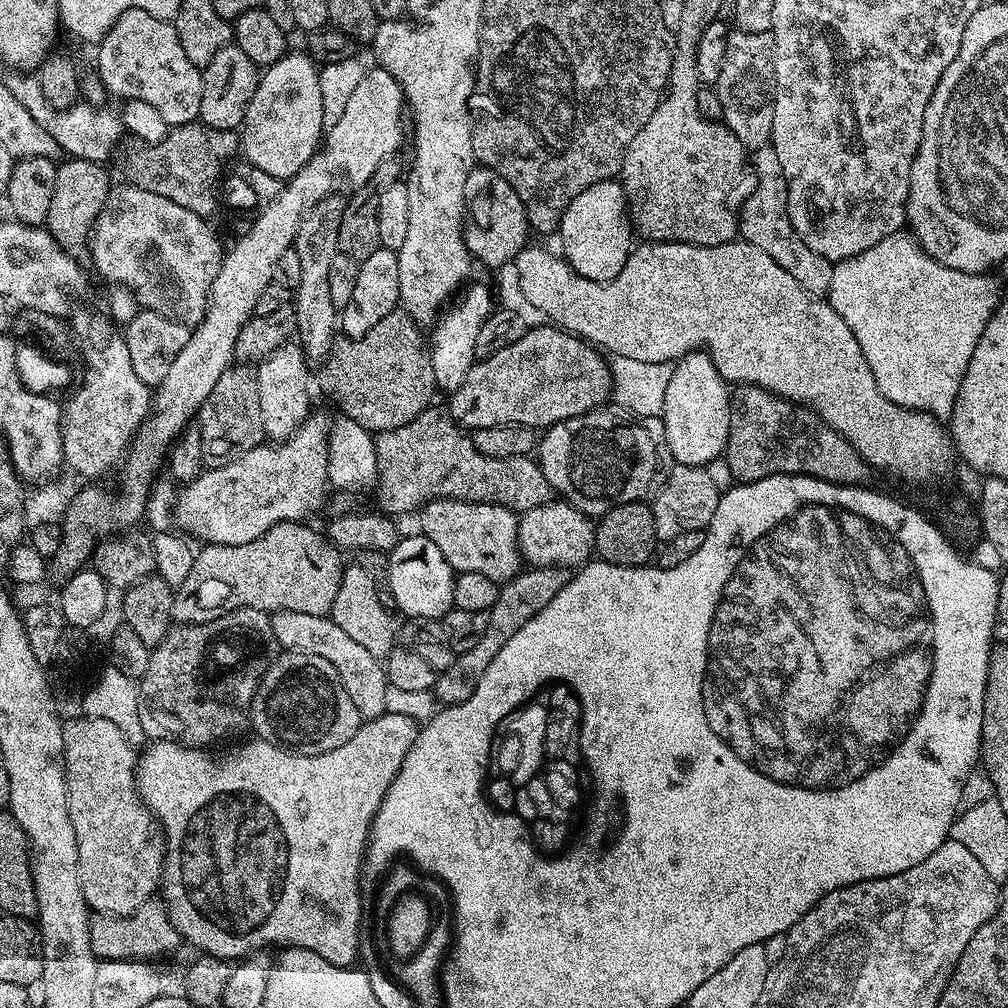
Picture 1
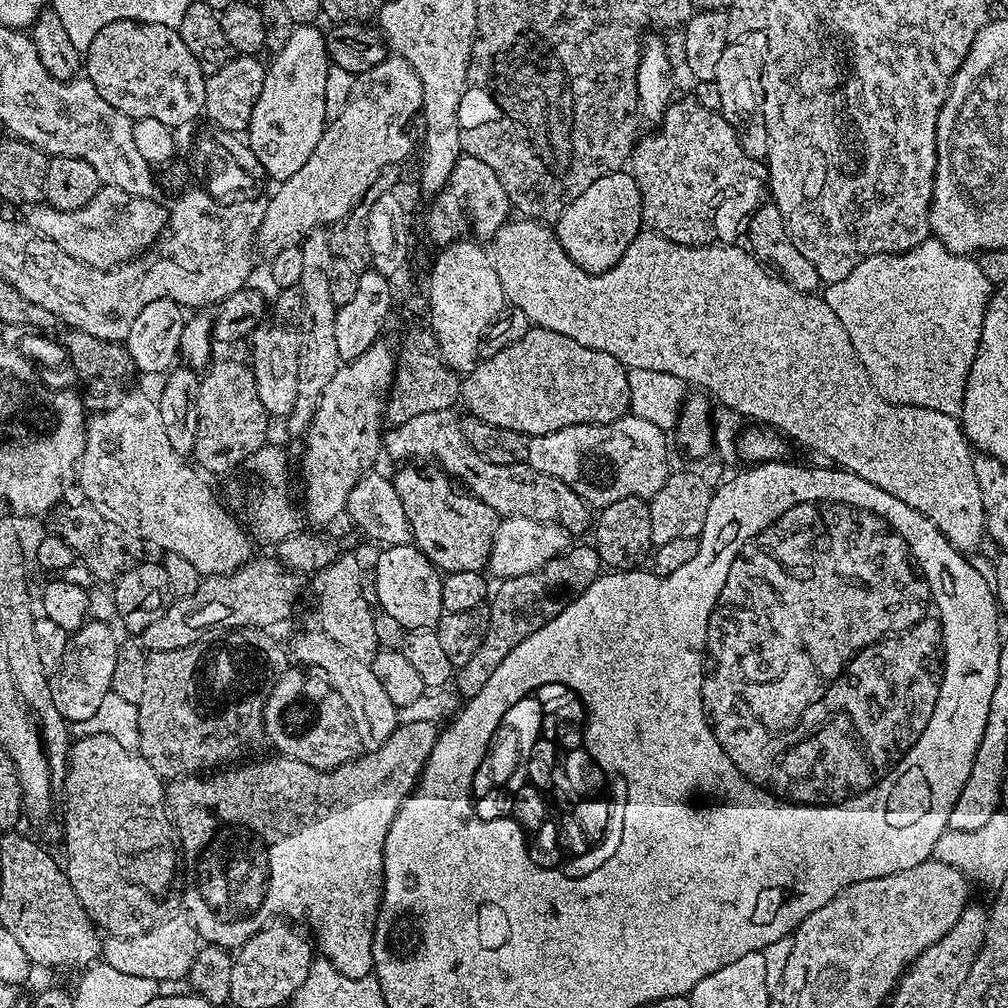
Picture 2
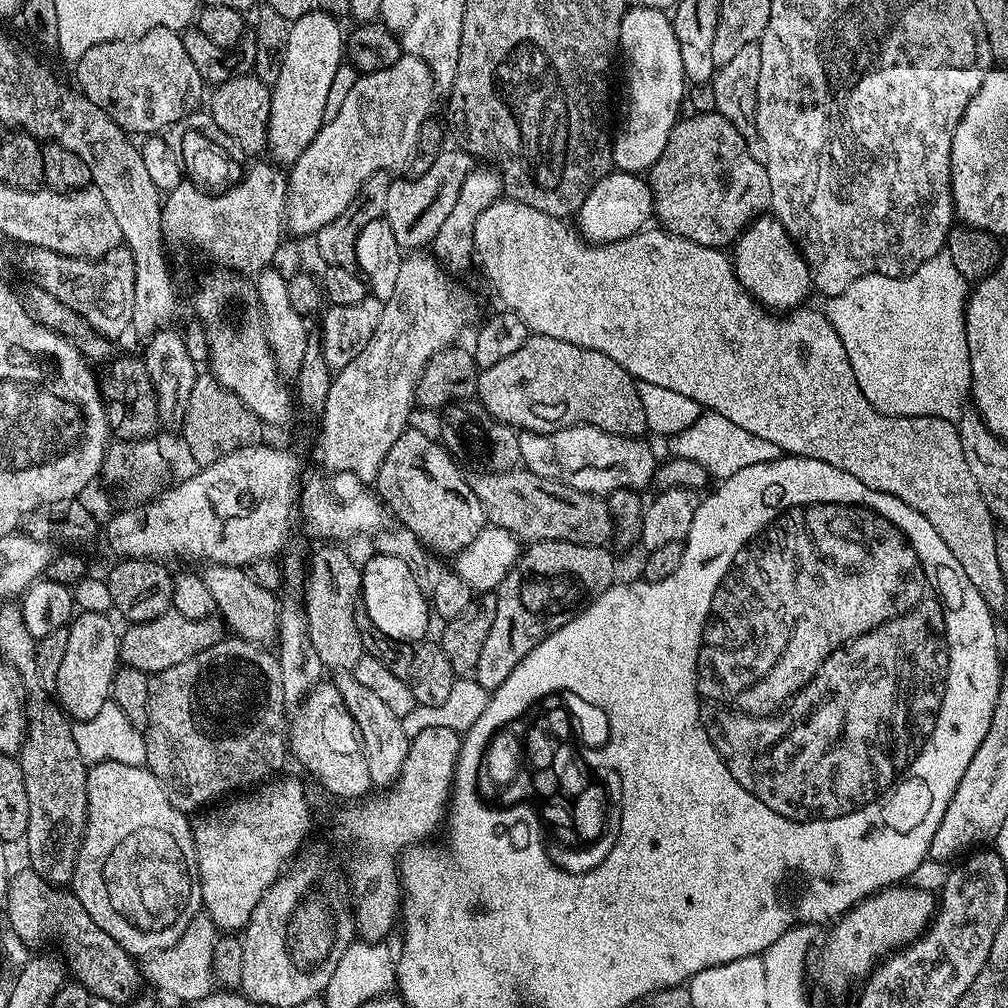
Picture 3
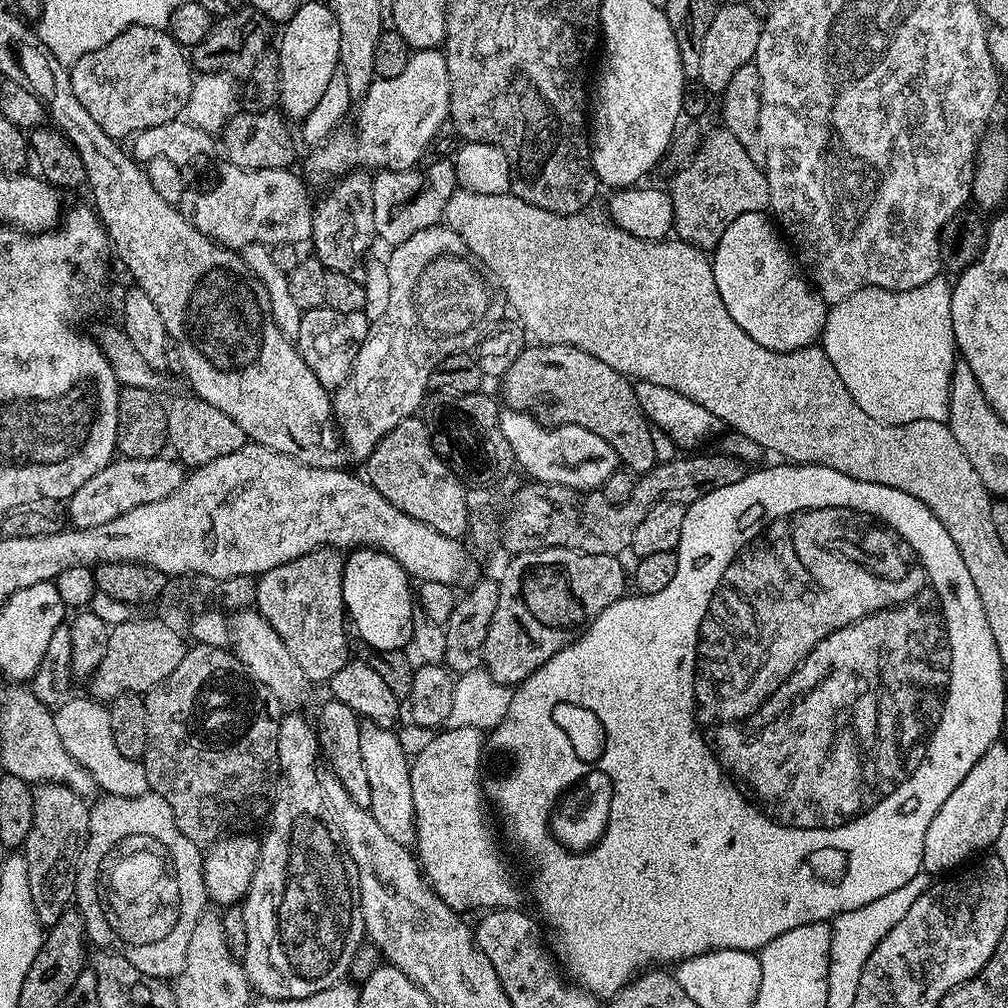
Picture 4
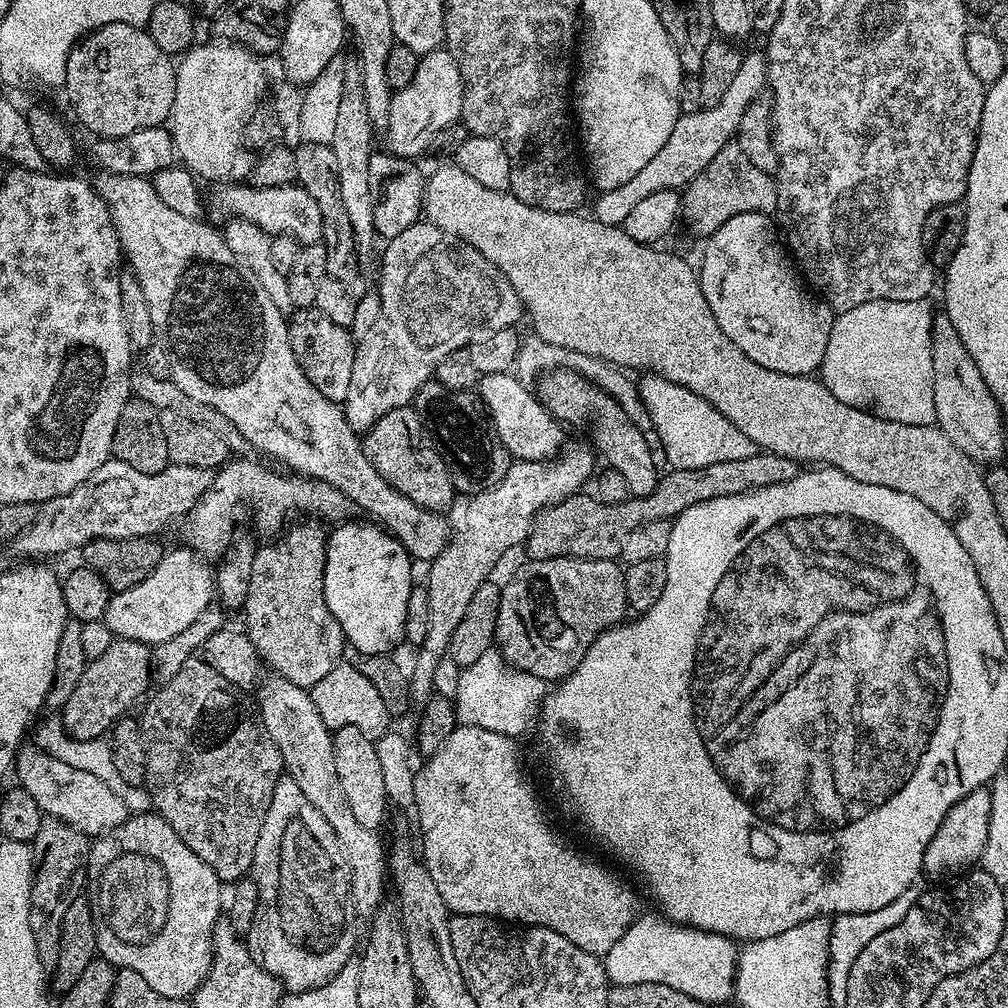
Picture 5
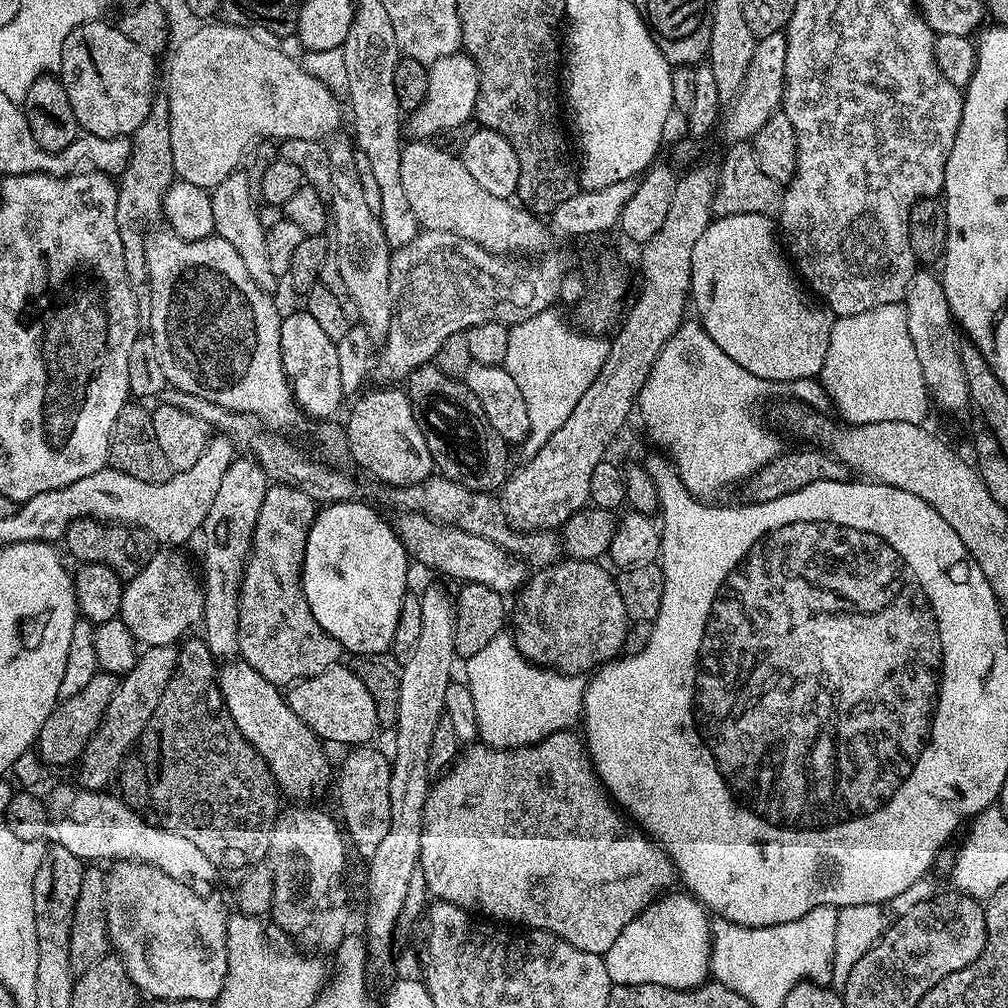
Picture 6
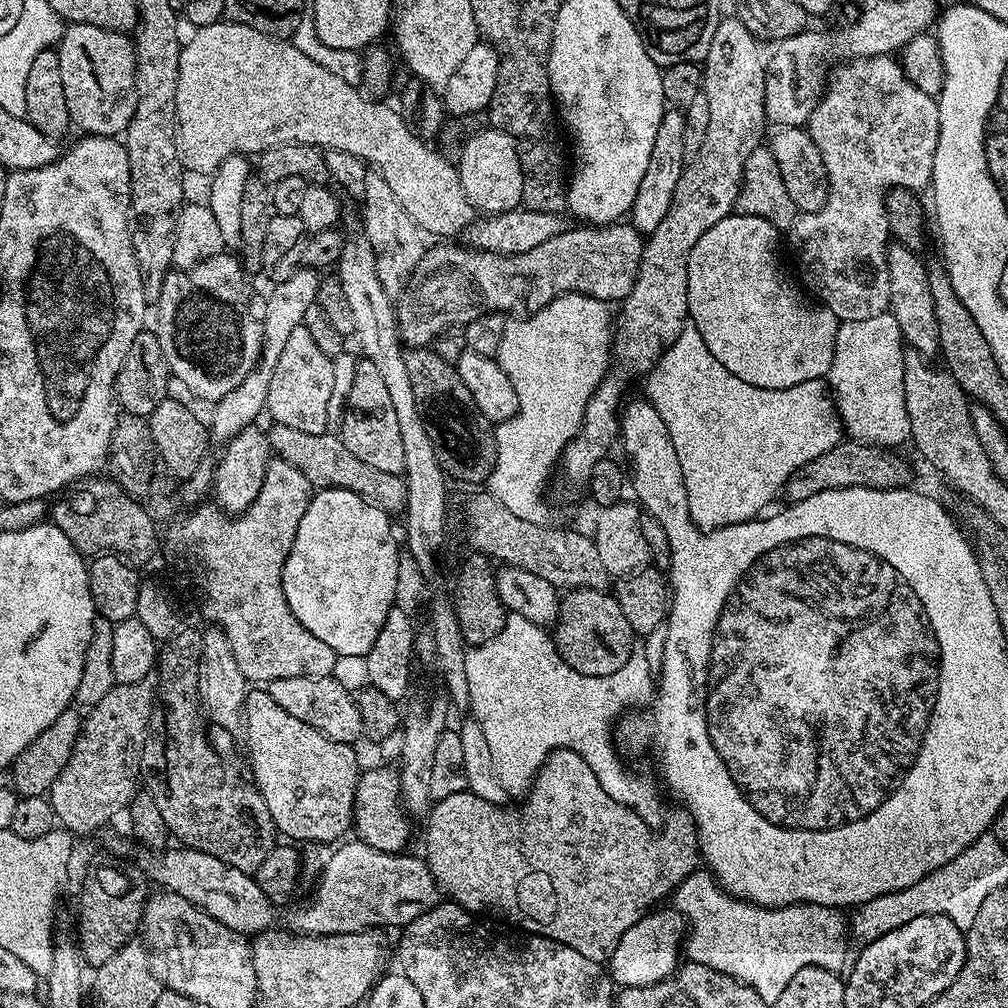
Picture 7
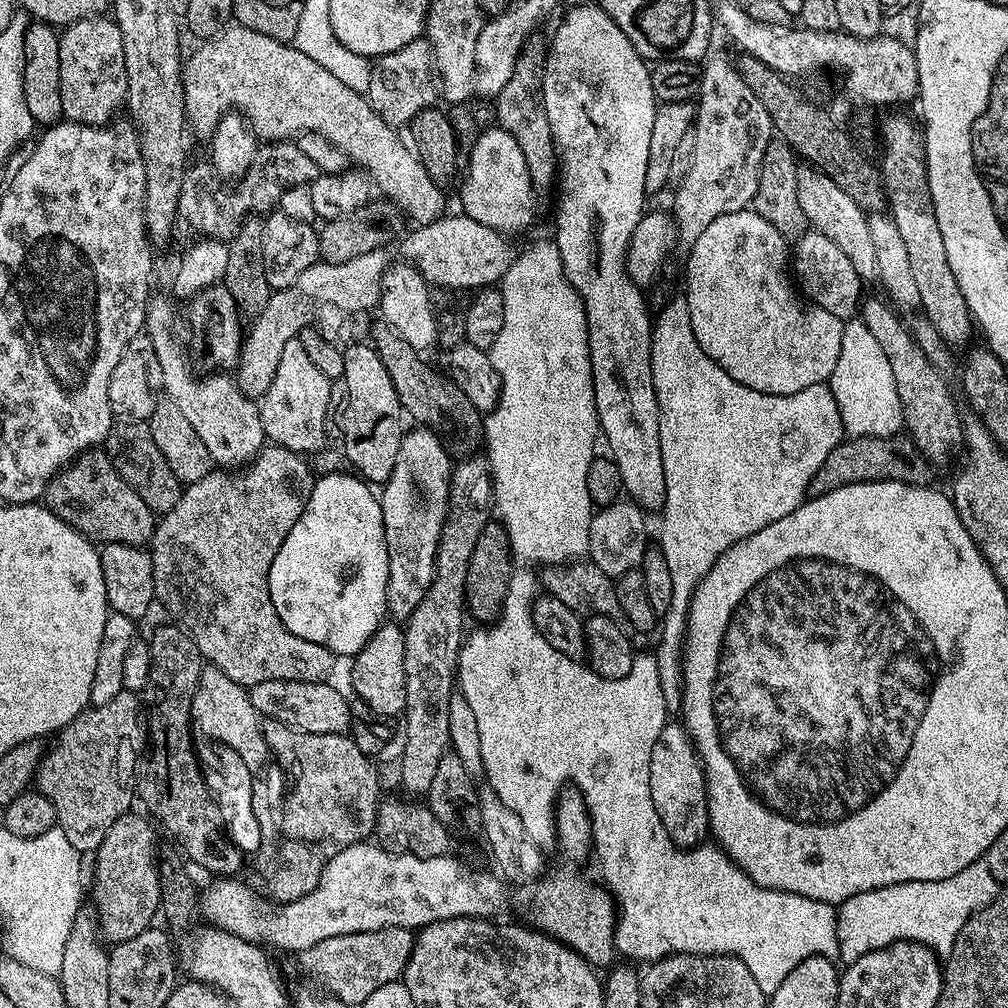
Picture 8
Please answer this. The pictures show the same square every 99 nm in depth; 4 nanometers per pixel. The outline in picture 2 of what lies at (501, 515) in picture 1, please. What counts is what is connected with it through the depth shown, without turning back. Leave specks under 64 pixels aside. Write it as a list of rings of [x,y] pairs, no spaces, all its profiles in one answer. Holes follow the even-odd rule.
[[[408,462],[397,468],[400,469],[391,482],[402,500],[411,539],[420,552],[444,574],[458,570],[484,572],[498,523],[496,511],[471,492],[457,487],[435,463]]]

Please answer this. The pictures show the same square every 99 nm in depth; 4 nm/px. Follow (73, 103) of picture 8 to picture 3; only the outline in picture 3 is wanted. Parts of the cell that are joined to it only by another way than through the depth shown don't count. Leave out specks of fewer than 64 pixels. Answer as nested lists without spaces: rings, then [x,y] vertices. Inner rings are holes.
[[[155,28],[133,40],[111,40],[102,42],[98,46],[90,46],[82,58],[75,61],[76,80],[79,91],[94,102],[105,114],[110,117],[119,128],[129,134],[144,132],[143,134],[160,134],[171,124],[179,125],[188,116],[196,112],[196,103],[200,95],[206,91],[203,78],[198,74],[190,54],[186,54],[184,38],[180,32],[169,28]]]

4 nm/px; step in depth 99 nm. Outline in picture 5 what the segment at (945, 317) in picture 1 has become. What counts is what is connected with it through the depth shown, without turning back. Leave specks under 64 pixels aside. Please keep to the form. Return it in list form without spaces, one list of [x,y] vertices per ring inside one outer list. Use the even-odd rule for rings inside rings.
[[[928,300],[862,302],[832,321],[830,342],[818,369],[819,379],[846,406],[863,408],[884,420],[910,426],[936,424],[932,317]]]

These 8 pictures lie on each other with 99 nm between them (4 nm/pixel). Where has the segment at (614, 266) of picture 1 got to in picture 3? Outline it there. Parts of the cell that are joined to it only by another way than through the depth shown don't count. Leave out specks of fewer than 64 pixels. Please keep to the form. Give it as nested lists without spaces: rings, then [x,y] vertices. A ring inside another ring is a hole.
[[[610,170],[586,194],[586,202],[582,202],[578,213],[578,228],[585,241],[612,244],[641,231],[649,223],[647,220],[651,221],[653,216],[651,183],[635,172]]]

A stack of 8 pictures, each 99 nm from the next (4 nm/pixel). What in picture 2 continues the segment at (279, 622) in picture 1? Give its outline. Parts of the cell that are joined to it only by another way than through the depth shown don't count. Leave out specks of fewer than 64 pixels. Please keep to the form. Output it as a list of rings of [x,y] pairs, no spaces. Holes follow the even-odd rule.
[[[319,630],[298,633],[292,640],[292,648],[290,644],[290,656],[297,665],[319,670],[332,688],[338,690],[338,694],[342,698],[342,702],[346,702],[346,710],[350,710],[350,718],[358,730],[361,749],[371,750],[382,746],[382,742],[386,742],[386,738],[390,738],[390,734],[394,734],[394,730],[398,727],[397,706],[394,702],[390,702],[390,697],[386,695],[382,682],[378,682],[369,661],[346,658],[344,649],[339,648],[326,633]]]

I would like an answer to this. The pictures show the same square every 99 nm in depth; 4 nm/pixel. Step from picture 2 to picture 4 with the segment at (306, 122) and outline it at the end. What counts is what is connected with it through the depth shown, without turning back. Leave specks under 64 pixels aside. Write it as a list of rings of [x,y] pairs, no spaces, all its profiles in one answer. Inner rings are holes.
[[[301,3],[300,8],[283,25],[278,36],[278,51],[280,53],[280,103],[283,115],[292,122],[303,122],[318,106],[326,85],[338,70],[338,18],[332,13],[331,7],[324,4]]]

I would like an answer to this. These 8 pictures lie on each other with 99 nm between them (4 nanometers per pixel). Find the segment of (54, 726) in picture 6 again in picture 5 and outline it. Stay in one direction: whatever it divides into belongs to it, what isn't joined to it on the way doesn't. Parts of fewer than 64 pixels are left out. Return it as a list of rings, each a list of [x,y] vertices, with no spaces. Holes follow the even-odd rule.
[[[113,639],[101,655],[89,660],[82,670],[82,678],[78,678],[78,686],[74,686],[70,698],[66,698],[58,716],[65,731],[74,739],[101,739],[113,723],[131,709],[128,707],[144,691],[149,691],[148,679],[151,681],[153,676],[152,648],[149,645],[141,641]]]

